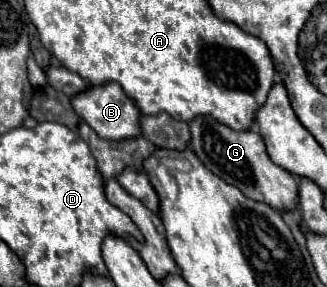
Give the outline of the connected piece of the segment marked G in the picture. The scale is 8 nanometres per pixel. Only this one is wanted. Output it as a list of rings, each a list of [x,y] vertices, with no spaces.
[[[198,117],[190,121],[190,133],[192,133],[192,151],[222,181],[238,187],[248,199],[268,203],[276,211],[298,209],[296,177],[270,161],[264,139],[258,131],[234,131],[210,117]]]

